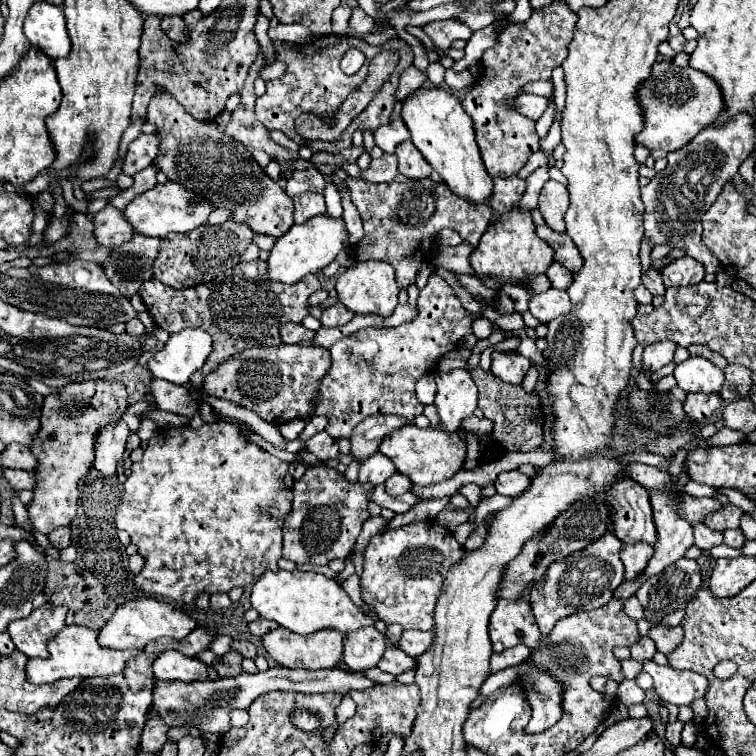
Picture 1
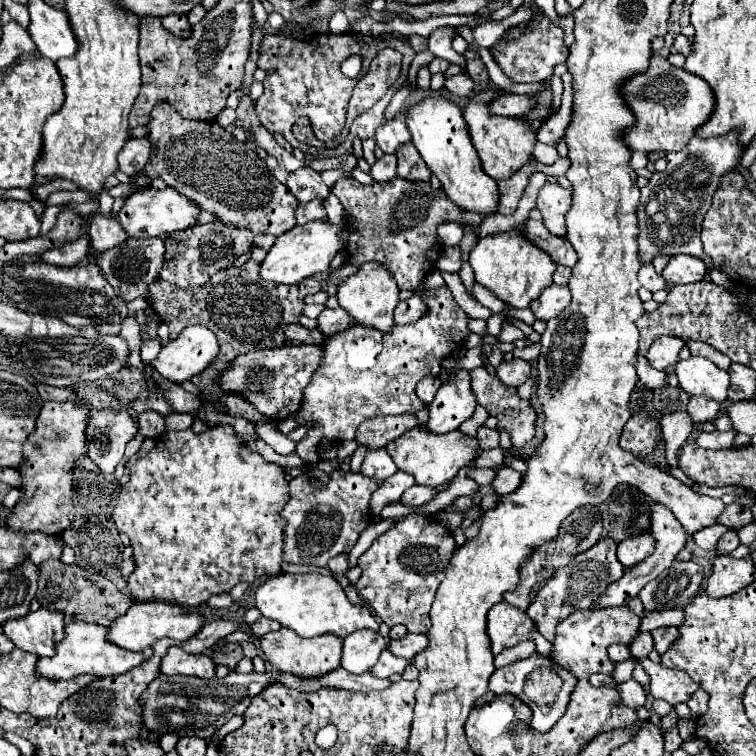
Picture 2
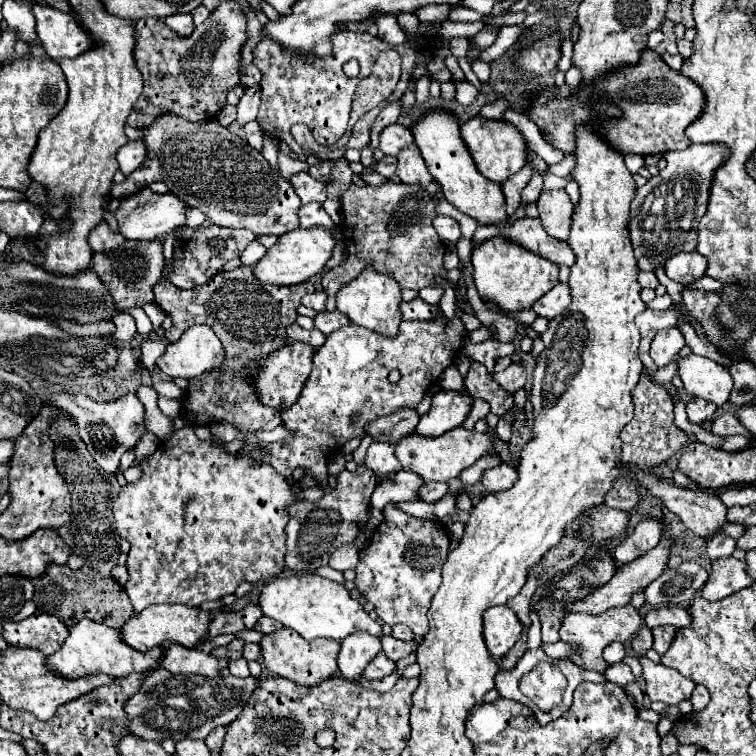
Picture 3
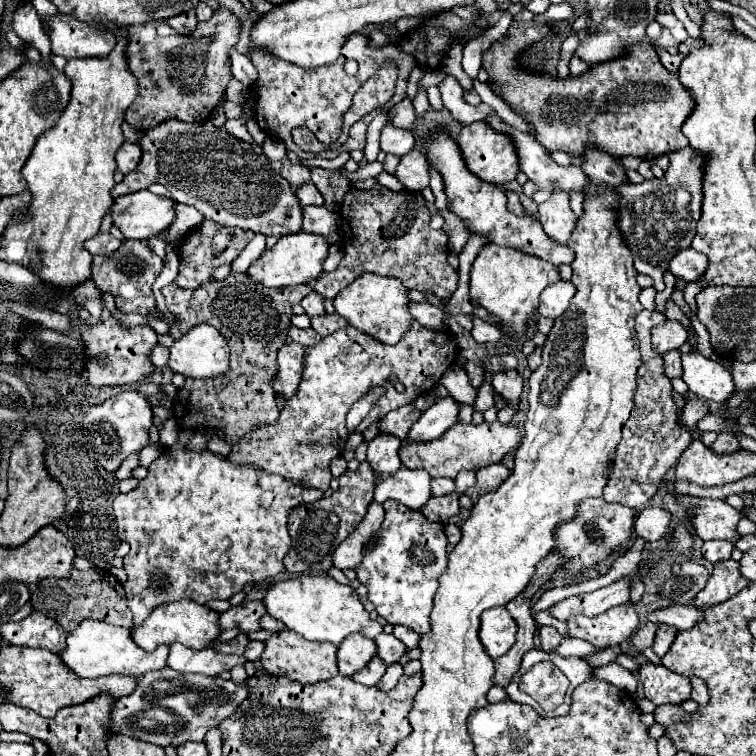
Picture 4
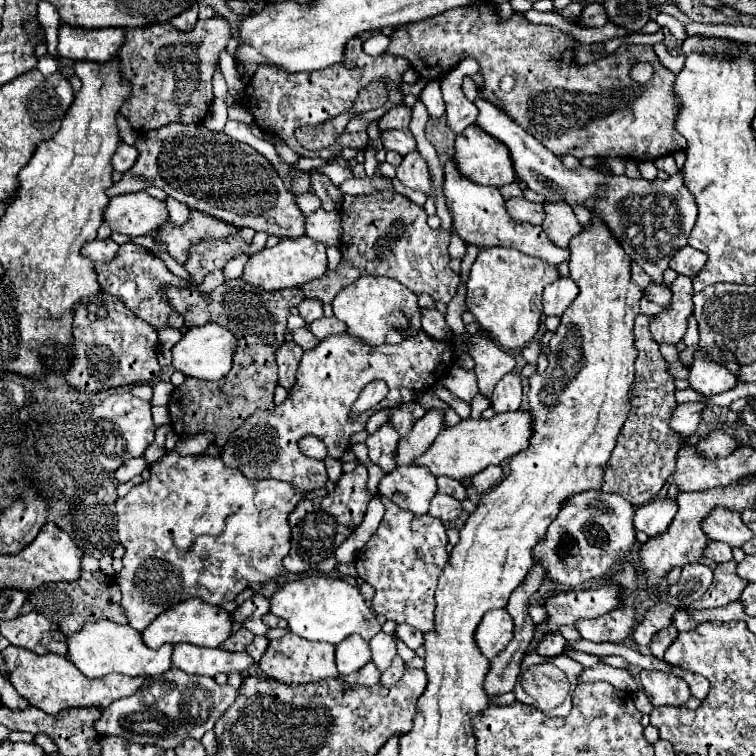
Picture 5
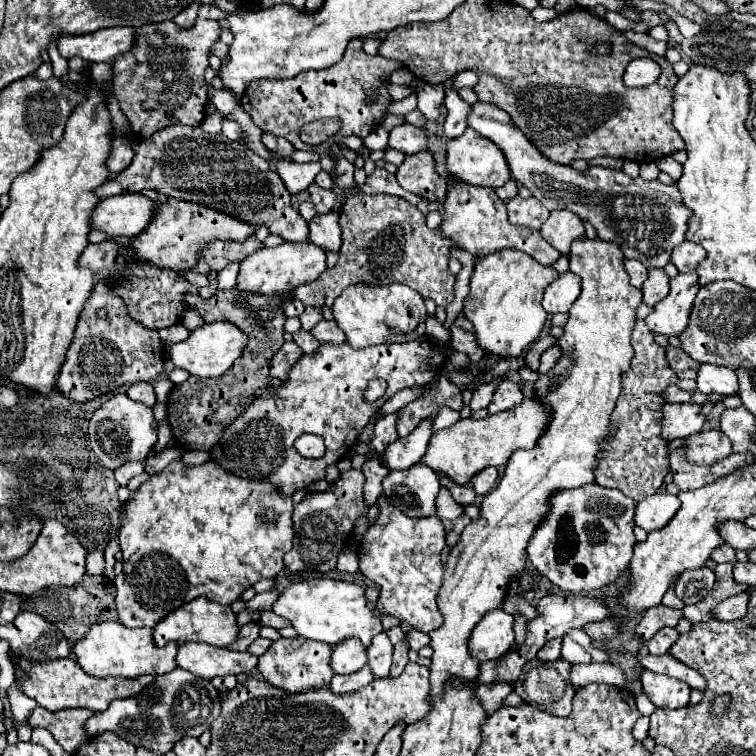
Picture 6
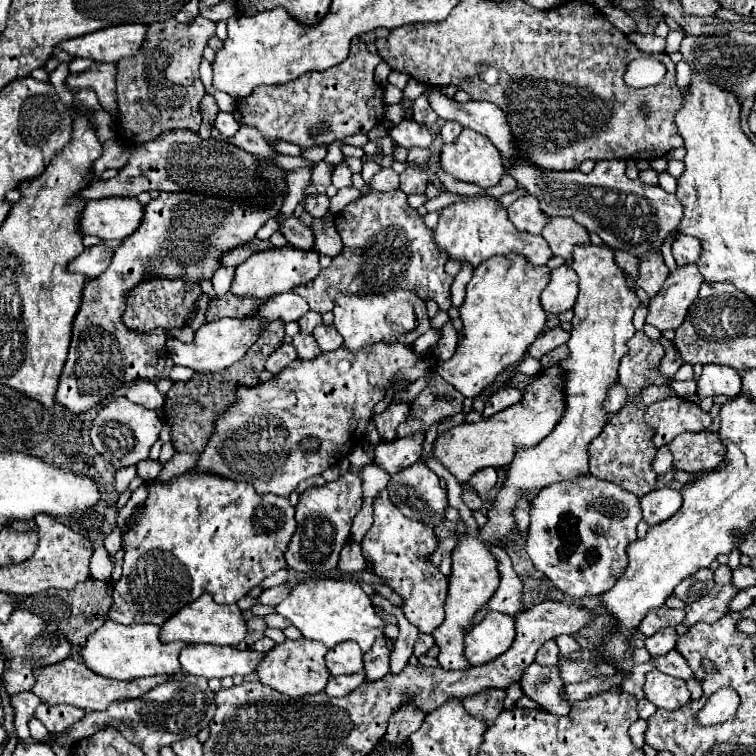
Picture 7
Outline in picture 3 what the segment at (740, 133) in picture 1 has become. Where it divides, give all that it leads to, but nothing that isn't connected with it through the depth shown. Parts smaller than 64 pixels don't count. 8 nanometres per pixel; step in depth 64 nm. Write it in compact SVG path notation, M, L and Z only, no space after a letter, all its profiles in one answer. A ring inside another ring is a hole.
M690 144L686 150L664 154L668 166L644 186L636 188L636 196L630 204L628 230L642 272L656 272L656 268L664 266L674 254L696 250L698 222L706 212L712 174L724 164L726 156L728 152L722 144ZM686 188L690 188L690 196L684 196Z

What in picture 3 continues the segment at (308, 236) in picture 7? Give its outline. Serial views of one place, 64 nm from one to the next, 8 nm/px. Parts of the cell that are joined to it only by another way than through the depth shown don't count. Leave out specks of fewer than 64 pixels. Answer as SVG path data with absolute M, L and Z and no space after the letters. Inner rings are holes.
M164 114L152 128L144 130L142 140L148 152L144 164L128 174L122 184L112 186L112 198L130 196L152 182L164 182L174 196L202 210L218 226L248 228L256 236L282 236L300 226L298 210L302 202L292 184L278 176L258 150L216 120L188 122L176 114Z

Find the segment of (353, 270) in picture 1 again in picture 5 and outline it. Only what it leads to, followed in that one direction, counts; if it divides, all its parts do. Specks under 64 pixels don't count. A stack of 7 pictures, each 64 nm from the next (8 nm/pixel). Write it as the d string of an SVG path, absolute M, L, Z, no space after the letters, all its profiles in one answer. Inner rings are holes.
M364 276L344 290L332 302L334 316L346 324L346 332L358 338L364 344L380 346L380 344L398 344L408 340L408 336L416 336L422 330L422 312L418 306L418 296L412 294L404 284L396 280L388 280L382 276Z

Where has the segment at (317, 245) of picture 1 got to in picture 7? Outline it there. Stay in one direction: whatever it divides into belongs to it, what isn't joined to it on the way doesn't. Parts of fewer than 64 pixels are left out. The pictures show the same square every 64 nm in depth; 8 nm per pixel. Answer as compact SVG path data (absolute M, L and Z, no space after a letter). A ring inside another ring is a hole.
M292 246L284 248L272 248L260 254L252 254L248 260L244 260L236 268L234 282L230 286L230 292L236 296L252 296L252 298L272 298L282 292L290 292L292 288L306 284L314 280L320 272L318 264L318 252L316 250L298 250Z

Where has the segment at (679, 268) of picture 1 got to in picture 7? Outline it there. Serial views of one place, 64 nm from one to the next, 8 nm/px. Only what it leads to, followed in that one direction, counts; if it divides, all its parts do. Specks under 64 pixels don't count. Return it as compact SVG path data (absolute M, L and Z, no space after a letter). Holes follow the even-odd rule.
M680 234L680 236L676 236L676 240L672 244L672 254L674 254L674 260L678 266L684 266L688 262L696 262L700 256L700 240Z

